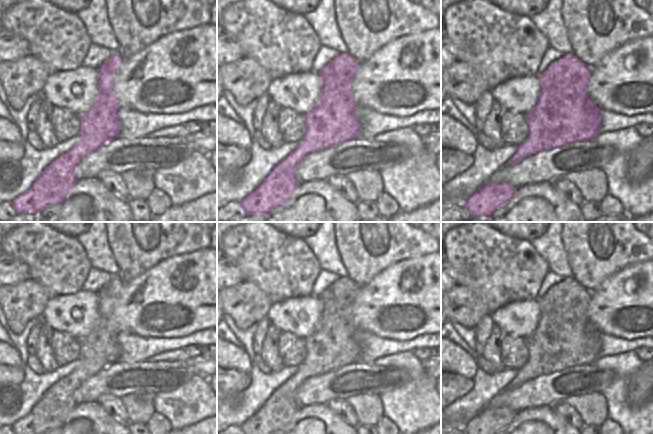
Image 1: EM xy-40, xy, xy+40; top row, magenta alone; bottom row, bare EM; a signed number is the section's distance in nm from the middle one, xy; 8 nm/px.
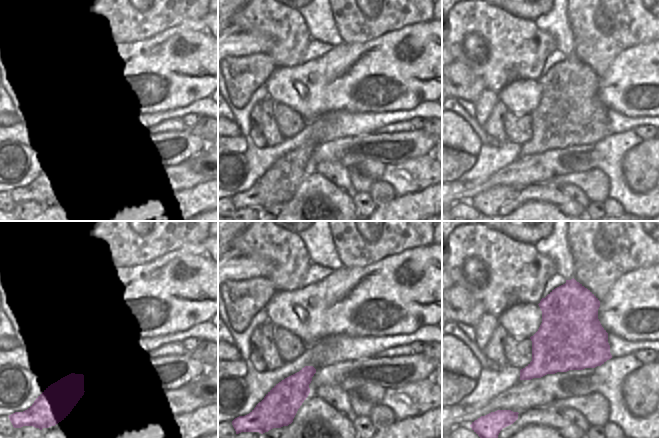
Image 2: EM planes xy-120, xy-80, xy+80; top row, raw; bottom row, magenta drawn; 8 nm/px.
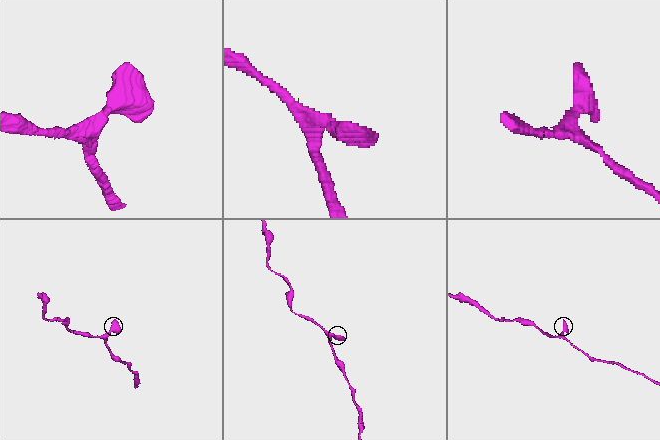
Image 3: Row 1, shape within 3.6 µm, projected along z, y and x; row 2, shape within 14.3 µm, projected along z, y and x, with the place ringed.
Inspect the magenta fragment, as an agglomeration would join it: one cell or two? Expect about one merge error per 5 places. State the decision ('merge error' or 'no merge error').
no merge error

